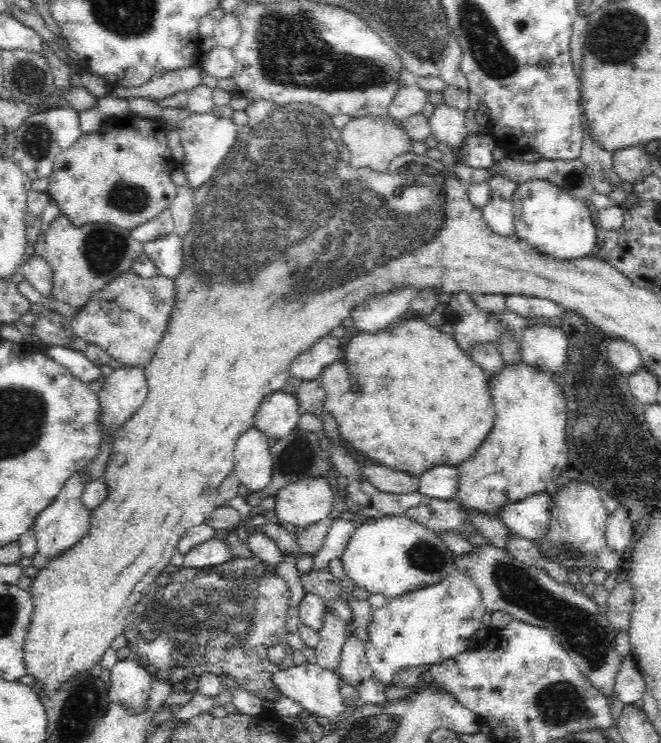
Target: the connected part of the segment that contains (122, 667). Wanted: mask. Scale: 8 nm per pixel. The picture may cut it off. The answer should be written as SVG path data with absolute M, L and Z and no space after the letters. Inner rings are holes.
M133 658L119 660L111 668L108 691L110 703L122 703L128 714L137 715L146 710L153 676Z

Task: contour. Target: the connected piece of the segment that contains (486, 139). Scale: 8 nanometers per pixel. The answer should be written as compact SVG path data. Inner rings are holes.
M468 135L459 151L453 152L453 159L461 160L464 165L472 168L487 169L498 162L492 158L493 135Z

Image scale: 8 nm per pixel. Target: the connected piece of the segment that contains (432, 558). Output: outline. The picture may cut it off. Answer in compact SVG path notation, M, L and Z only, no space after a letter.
M386 515L361 521L339 556L344 572L350 576L356 587L366 588L370 595L383 594L388 601L405 592L424 588L445 579L455 569L454 557L455 554L440 540L438 534L406 515Z

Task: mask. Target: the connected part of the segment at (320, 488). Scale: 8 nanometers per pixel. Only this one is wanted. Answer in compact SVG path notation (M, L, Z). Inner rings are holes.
M326 476L288 482L275 495L274 514L292 531L306 529L332 512L332 490Z

